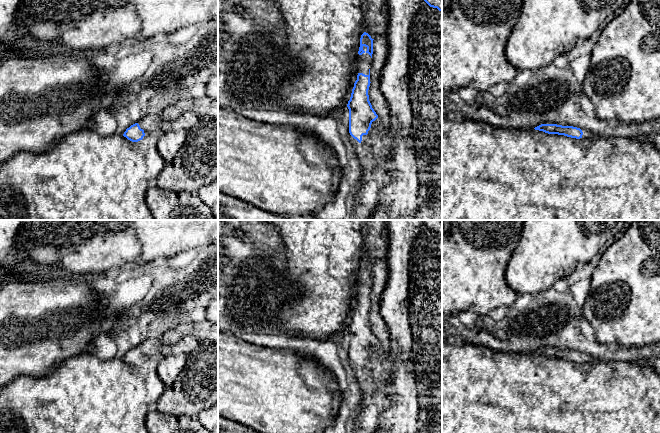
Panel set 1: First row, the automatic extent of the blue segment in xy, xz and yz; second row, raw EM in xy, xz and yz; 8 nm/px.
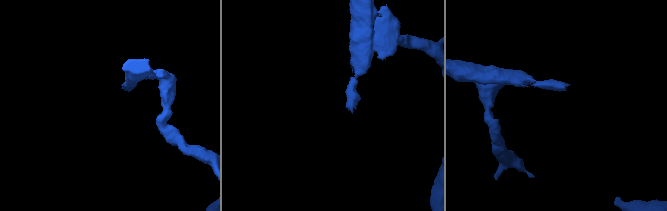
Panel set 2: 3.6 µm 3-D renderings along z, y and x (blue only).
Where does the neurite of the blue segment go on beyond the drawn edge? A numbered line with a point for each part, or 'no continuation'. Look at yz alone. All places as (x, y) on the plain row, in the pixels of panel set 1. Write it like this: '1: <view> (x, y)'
1: yz (586, 358)

